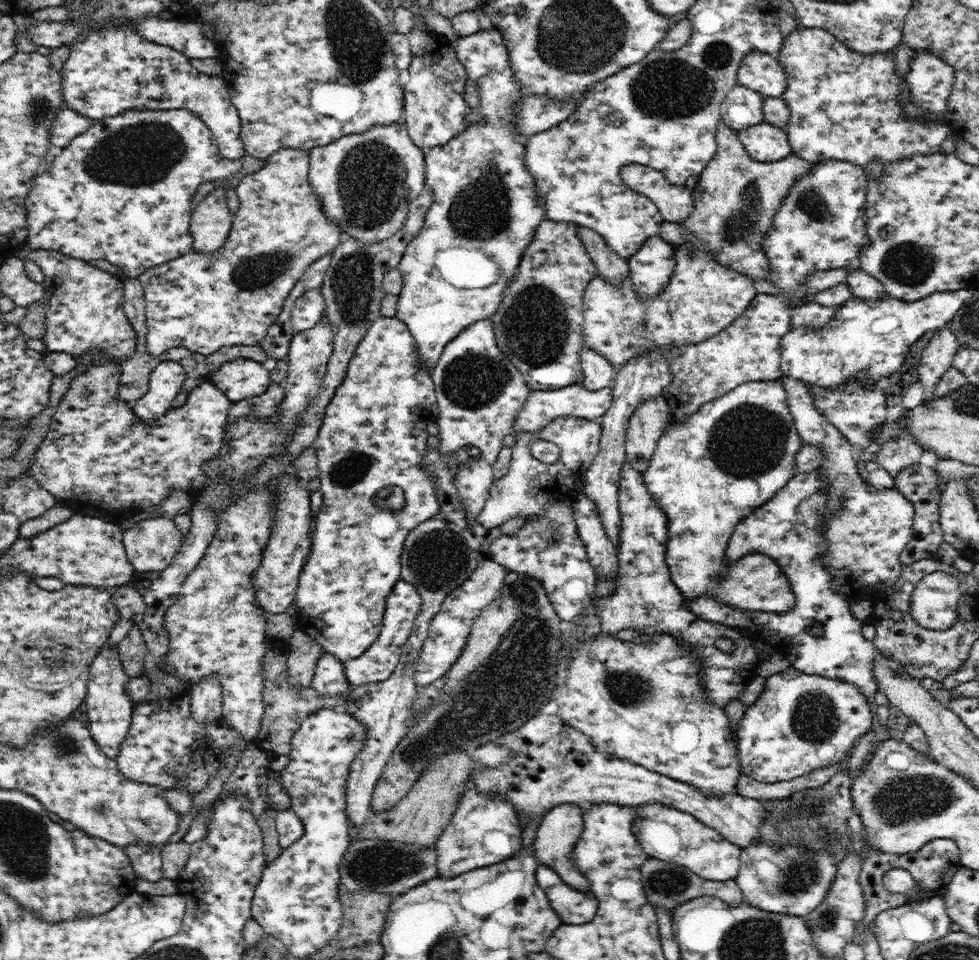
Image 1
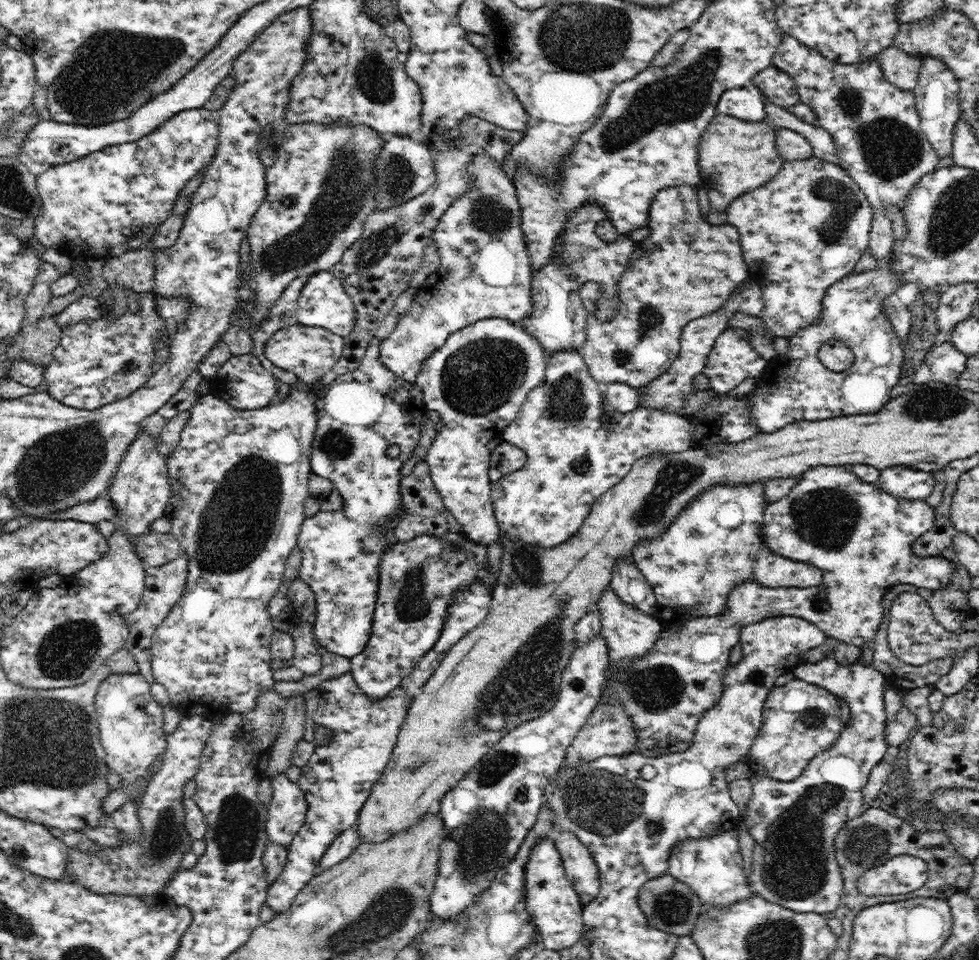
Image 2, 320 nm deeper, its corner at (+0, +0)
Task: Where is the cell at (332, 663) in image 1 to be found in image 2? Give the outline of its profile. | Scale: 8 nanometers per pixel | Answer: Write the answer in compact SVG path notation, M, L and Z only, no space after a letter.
M300 577L283 579L278 592L269 602L268 610L272 619L275 630L281 630L290 634L295 643L293 659L290 661L292 665L298 667L305 675L311 675L321 669L322 659L313 634L313 624L316 617L316 597L314 591L310 589L310 585L306 584Z

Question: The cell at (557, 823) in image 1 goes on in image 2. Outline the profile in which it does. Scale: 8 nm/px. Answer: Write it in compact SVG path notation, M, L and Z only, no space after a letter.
M562 831L554 841L554 847L560 853L566 876L573 884L580 903L583 906L589 904L599 896L601 885L598 865L590 849L570 831Z

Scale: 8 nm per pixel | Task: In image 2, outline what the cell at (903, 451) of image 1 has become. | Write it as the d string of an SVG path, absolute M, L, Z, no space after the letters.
M895 465L882 469L876 484L898 499L925 501L936 482L931 472Z

